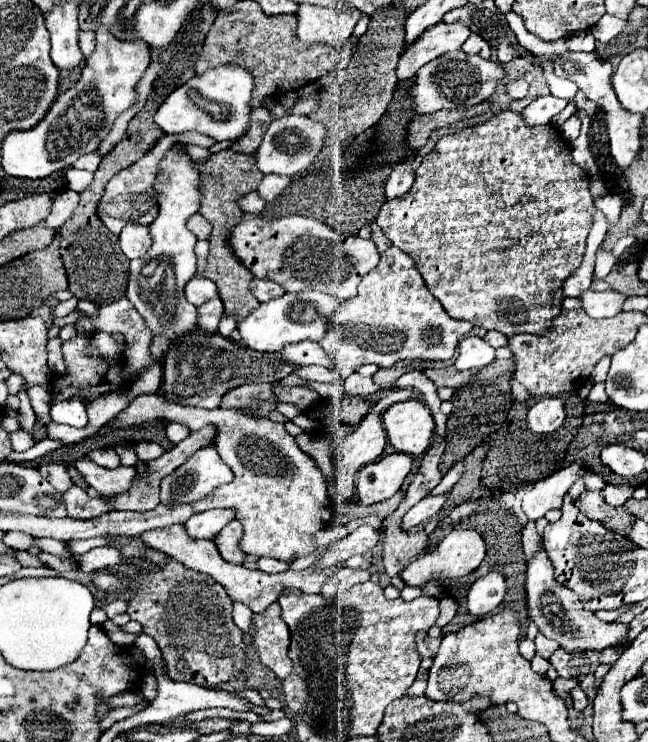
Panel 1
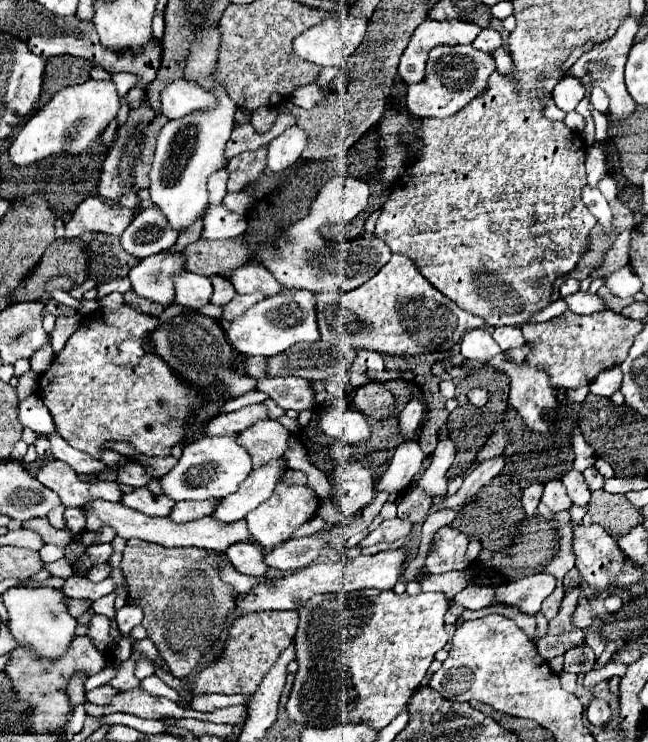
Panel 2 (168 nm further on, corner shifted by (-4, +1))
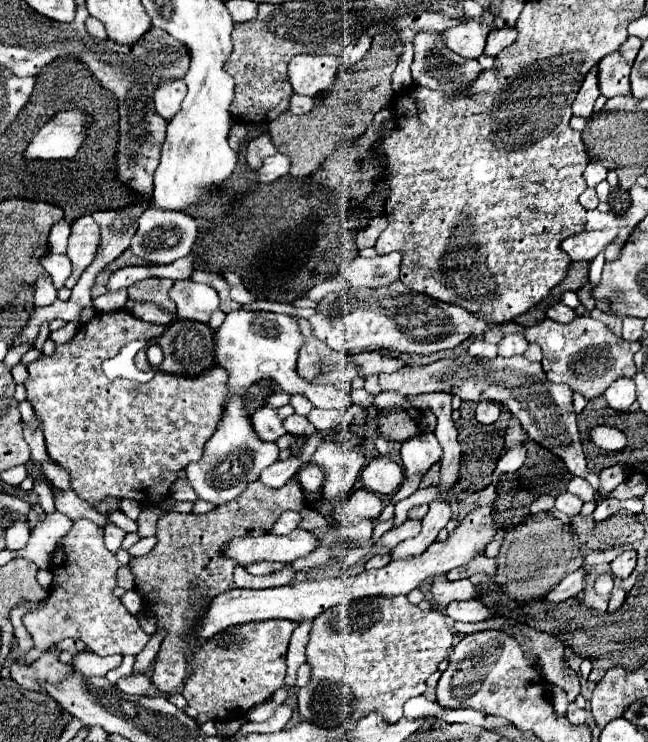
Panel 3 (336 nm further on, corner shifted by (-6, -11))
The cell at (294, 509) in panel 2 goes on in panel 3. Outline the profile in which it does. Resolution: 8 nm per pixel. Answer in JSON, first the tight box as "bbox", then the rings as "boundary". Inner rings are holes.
{"bbox":[271,512,301,534],"boundary":[[[283,512],[275,522],[275,526],[271,528],[271,534],[289,534],[297,528],[299,522],[301,522],[299,512]]]}

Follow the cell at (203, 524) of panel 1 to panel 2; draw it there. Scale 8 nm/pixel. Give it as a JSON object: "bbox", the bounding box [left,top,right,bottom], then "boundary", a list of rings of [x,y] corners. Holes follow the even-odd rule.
{"bbox":[213,460,285,524],"boundary":[[[277,460],[277,462],[269,462],[263,468],[251,472],[241,482],[237,492],[233,492],[221,500],[221,504],[213,512],[213,518],[223,524],[245,518],[247,512],[257,508],[257,504],[261,504],[263,500],[267,500],[269,494],[273,494],[273,488],[277,484],[283,464],[285,464],[283,460]]]}

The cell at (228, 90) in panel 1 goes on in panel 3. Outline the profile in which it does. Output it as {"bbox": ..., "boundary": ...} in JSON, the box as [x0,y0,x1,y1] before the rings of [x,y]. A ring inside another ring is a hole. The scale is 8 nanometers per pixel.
{"bbox":[155,78,187,120],"boundary":[[[175,78],[163,80],[155,90],[155,108],[159,116],[163,116],[165,120],[171,120],[171,116],[179,112],[185,92],[187,92],[187,86],[183,84],[183,80],[175,80]]]}

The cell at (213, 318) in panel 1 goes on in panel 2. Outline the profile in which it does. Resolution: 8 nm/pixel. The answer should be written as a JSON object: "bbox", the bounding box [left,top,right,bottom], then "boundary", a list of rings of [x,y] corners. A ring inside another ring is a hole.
{"bbox":[211,276,237,306],"boundary":[[[211,276],[211,282],[213,282],[213,290],[215,290],[213,298],[211,298],[211,304],[215,304],[215,306],[225,306],[237,294],[235,288],[233,288],[233,284],[227,278]]]}

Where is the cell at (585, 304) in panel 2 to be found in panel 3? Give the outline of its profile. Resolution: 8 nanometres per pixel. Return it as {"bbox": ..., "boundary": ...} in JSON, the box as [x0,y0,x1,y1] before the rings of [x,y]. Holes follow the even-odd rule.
{"bbox":[545,302,575,322],"boundary":[[[557,302],[545,312],[545,316],[551,320],[557,320],[557,322],[571,322],[575,318],[575,312],[569,306],[565,306],[563,302]]]}

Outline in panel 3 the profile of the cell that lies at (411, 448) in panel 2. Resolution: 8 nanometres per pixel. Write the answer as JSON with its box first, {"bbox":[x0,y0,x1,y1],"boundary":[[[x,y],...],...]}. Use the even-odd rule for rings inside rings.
{"bbox":[401,432,443,478],"boundary":[[[419,432],[401,444],[401,460],[407,478],[413,476],[415,472],[425,474],[435,462],[439,462],[441,456],[443,450],[435,440],[433,432]]]}

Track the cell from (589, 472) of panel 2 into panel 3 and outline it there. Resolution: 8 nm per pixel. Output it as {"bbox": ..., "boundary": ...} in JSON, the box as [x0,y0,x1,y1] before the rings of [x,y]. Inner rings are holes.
{"bbox":[599,466,627,498],"boundary":[[[611,466],[601,470],[601,490],[599,490],[599,498],[607,498],[607,494],[617,488],[623,480],[625,480],[627,472],[625,466]]]}

